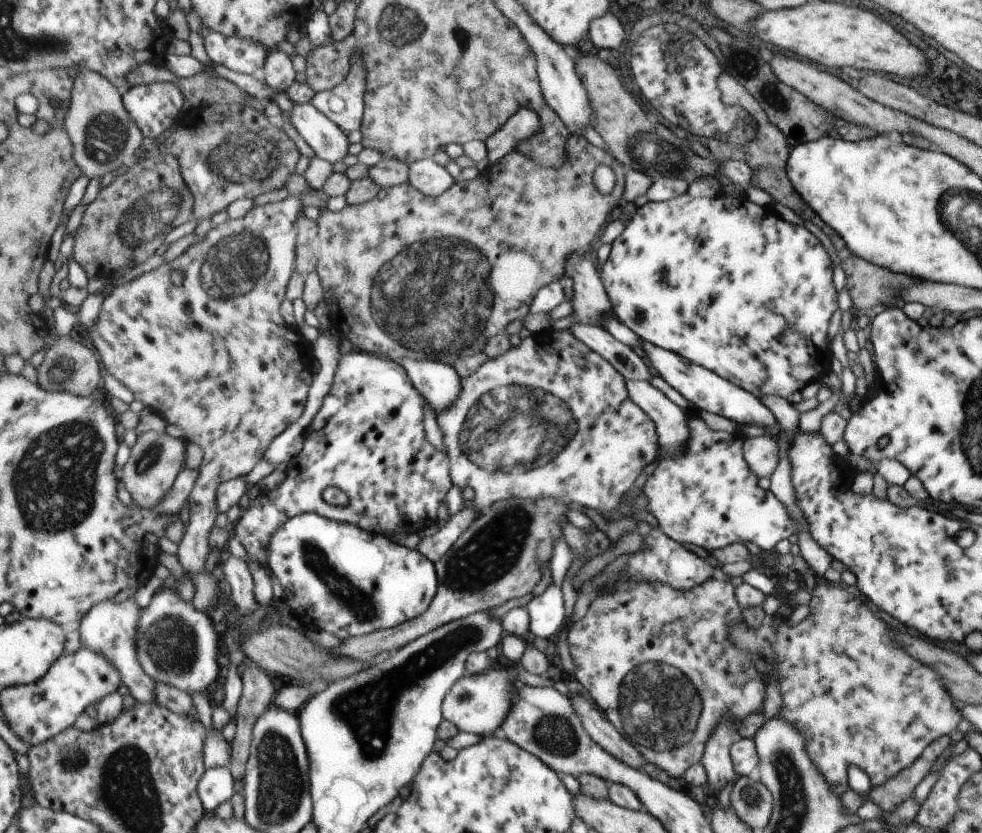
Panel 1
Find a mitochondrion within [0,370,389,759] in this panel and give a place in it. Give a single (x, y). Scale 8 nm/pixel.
(54, 485)

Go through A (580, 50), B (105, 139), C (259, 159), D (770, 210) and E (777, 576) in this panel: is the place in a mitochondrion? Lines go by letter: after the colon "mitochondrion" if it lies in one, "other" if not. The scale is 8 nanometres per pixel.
A: other
B: mitochondrion
C: mitochondrion
D: other
E: other

